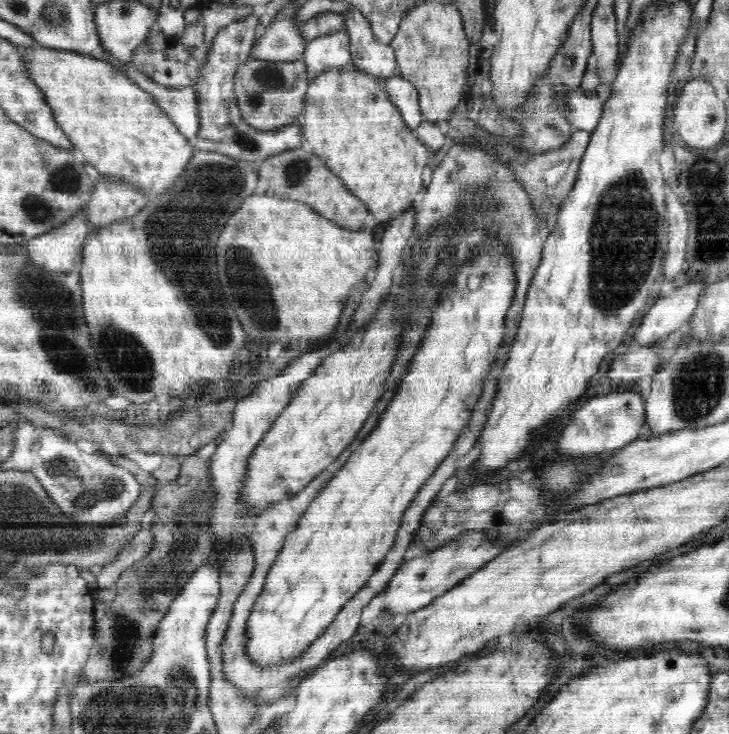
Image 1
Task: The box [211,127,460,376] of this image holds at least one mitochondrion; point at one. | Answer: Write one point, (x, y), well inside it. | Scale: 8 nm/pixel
(247, 288)

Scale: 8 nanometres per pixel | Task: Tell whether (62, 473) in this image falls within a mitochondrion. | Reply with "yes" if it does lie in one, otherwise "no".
yes

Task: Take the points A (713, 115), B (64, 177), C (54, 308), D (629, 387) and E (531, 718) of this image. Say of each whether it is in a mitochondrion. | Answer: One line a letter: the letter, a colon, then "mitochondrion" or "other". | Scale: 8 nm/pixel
A: mitochondrion
B: mitochondrion
C: mitochondrion
D: other
E: other

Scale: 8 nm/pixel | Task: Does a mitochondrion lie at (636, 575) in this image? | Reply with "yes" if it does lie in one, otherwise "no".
no

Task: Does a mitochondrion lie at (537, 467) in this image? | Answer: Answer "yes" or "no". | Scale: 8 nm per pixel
no

